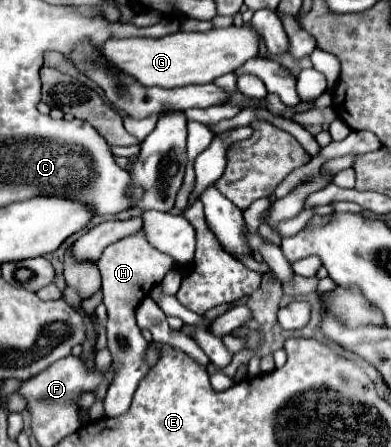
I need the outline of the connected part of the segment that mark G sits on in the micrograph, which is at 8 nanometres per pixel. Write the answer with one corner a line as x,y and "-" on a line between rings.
228,26
212,28
206,32
174,32
164,38
110,38
102,46
106,60
134,76
140,84
160,86
160,88
178,88
188,84
208,84
222,74
236,72
246,60
258,56
258,44
262,36
250,26

